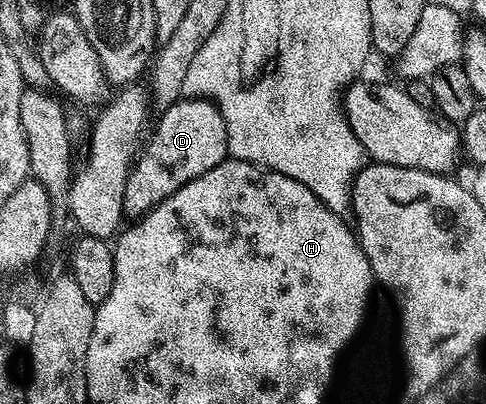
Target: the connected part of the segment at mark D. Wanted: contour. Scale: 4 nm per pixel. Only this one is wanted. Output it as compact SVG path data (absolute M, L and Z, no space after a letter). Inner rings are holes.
M185 95L160 110L159 117L153 134L152 129L148 134L149 142L147 137L129 170L127 187L123 191L123 211L129 219L151 212L160 201L175 195L179 187L191 183L191 179L199 179L199 175L226 160L229 151L223 115L212 100Z

